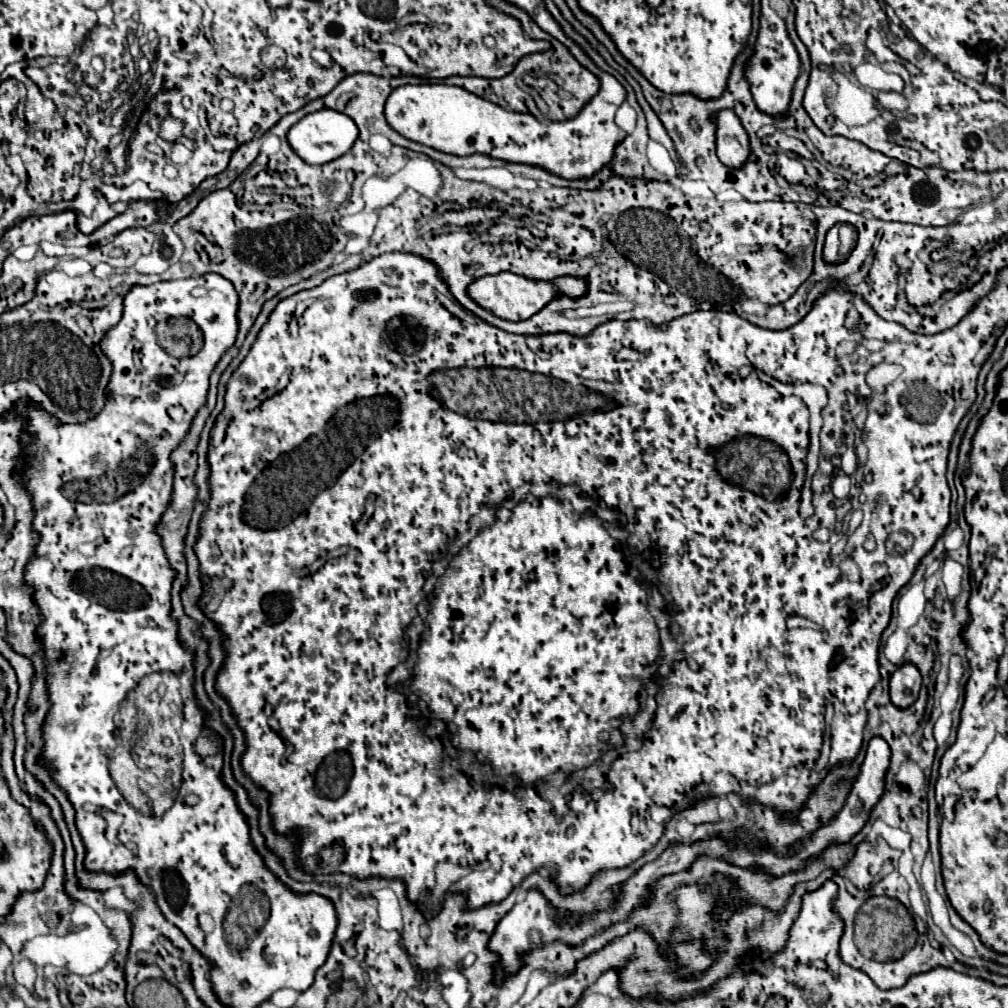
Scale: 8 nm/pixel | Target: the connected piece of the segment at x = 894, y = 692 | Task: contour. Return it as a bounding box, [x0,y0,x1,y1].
[890,663,922,707]

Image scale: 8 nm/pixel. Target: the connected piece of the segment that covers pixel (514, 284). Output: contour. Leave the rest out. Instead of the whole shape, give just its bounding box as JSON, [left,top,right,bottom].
[468,273,588,321]

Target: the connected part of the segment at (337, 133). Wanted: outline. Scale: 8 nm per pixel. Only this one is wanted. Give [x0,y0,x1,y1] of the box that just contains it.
[288,109,358,165]

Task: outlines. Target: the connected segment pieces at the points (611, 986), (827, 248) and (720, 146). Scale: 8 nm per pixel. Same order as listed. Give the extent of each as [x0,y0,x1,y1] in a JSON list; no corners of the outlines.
[[594,969,622,993],[824,227,840,261],[714,109,748,167]]

